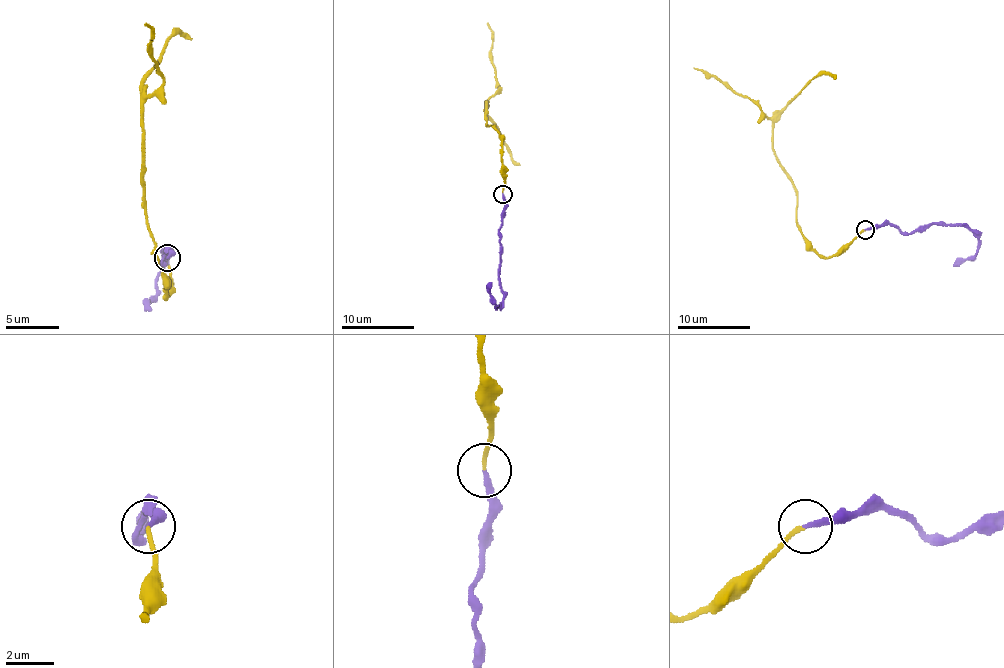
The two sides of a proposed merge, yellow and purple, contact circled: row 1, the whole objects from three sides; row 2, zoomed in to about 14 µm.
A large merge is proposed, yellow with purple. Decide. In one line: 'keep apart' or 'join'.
join

